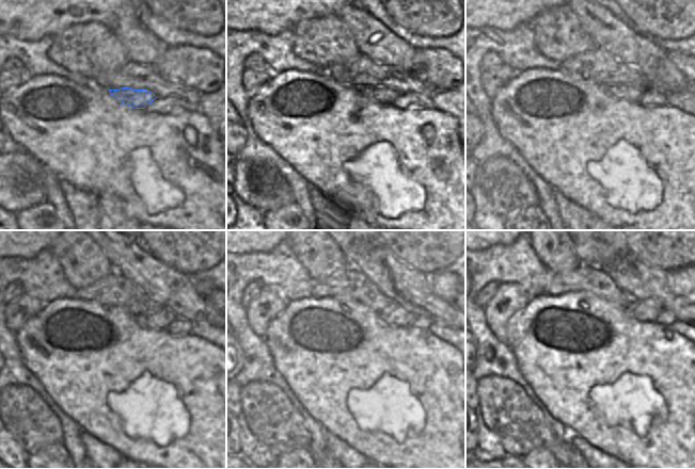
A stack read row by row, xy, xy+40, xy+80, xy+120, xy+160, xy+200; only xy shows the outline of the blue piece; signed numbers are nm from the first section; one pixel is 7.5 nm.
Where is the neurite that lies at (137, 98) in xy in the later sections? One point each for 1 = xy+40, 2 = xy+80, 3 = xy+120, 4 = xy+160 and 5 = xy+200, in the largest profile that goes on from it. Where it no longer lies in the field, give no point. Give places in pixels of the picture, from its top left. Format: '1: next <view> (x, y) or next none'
1: next xy+40 (381, 95)
2: next xy+80 (622, 92)
3: next xy+120 (160, 320)
4: next xy+160 (398, 316)
5: next xy+200 (647, 310)

